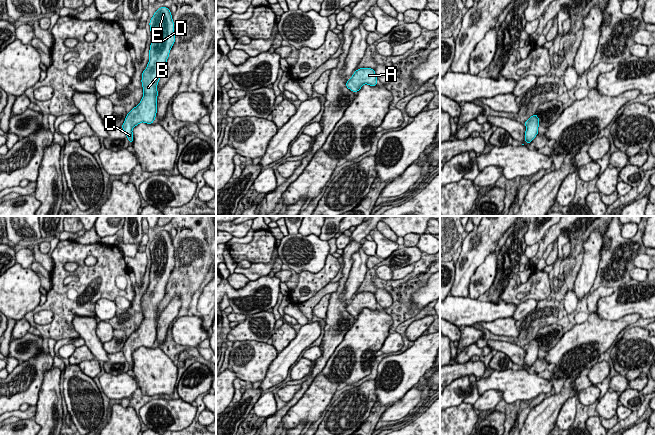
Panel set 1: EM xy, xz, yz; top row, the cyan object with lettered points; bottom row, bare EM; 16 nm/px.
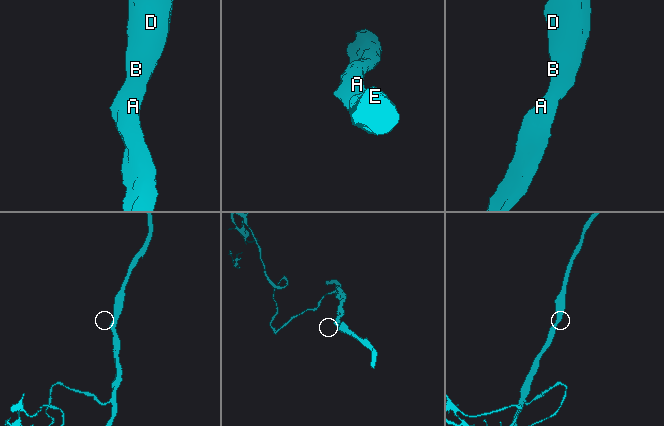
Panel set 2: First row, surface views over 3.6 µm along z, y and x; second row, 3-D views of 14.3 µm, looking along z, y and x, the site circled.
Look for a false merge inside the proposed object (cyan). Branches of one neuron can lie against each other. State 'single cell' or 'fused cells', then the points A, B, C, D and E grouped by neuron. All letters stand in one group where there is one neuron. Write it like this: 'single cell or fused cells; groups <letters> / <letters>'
single cell; groups A B C D E

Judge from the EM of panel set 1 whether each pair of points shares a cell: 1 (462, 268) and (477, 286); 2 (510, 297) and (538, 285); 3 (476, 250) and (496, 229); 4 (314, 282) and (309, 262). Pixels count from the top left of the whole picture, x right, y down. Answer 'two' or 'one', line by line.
1: two
2: one
3: one
4: two

